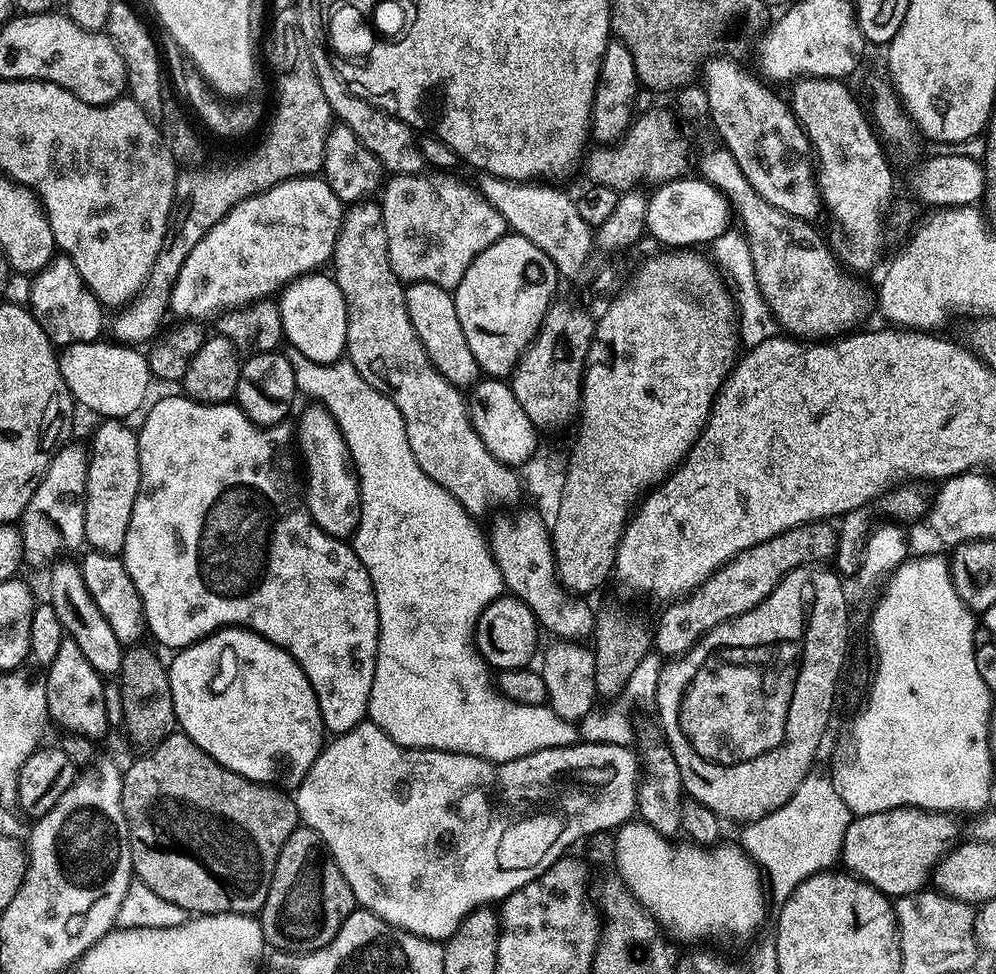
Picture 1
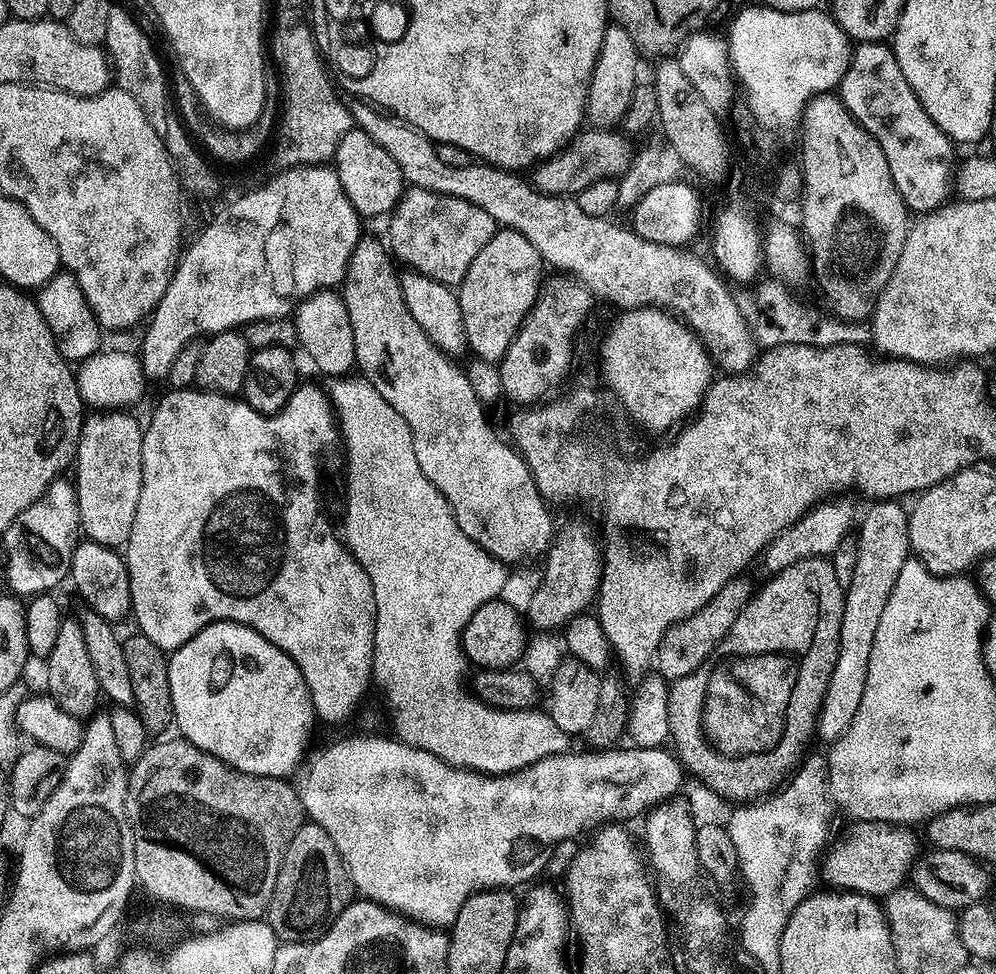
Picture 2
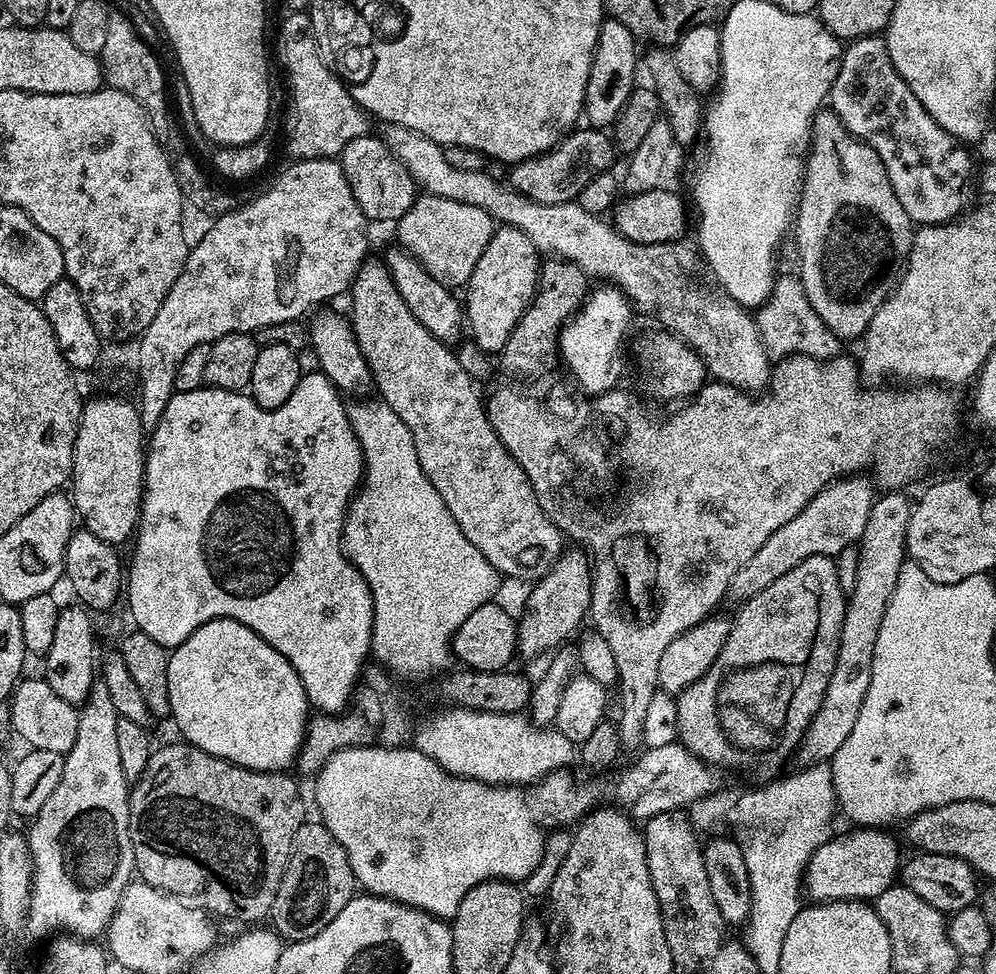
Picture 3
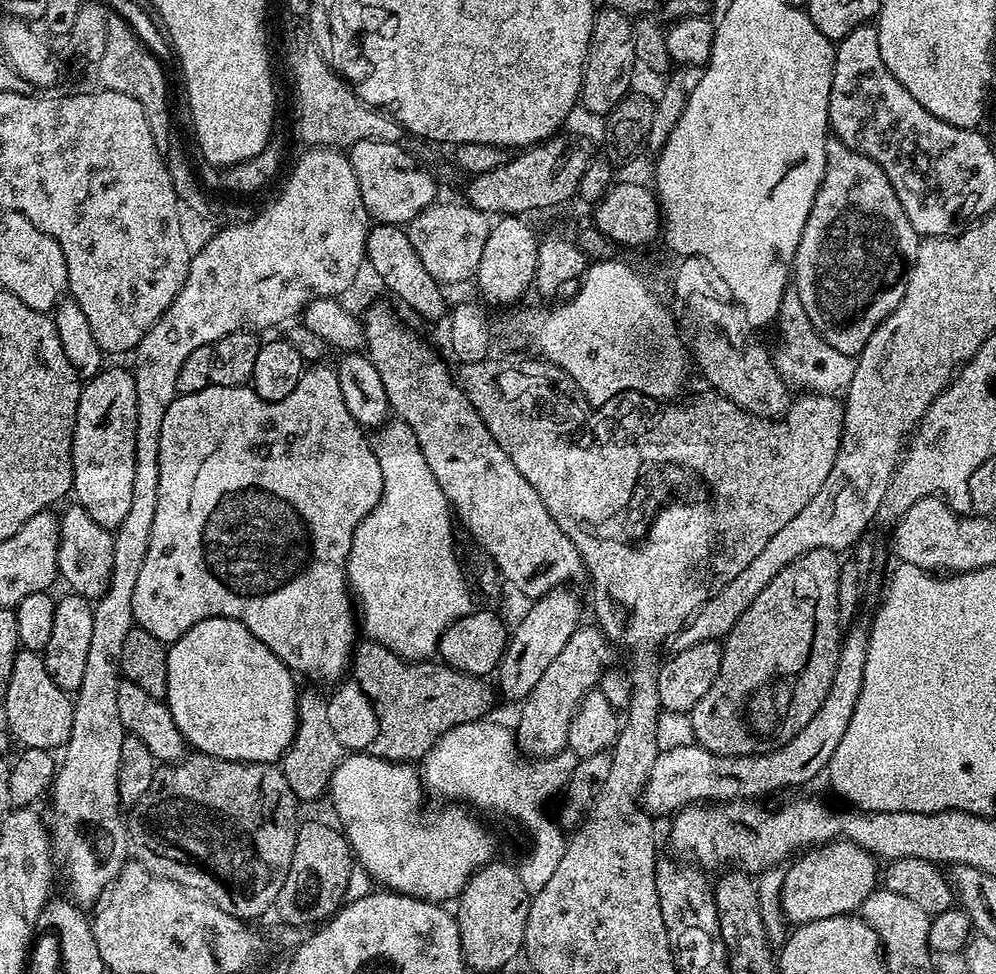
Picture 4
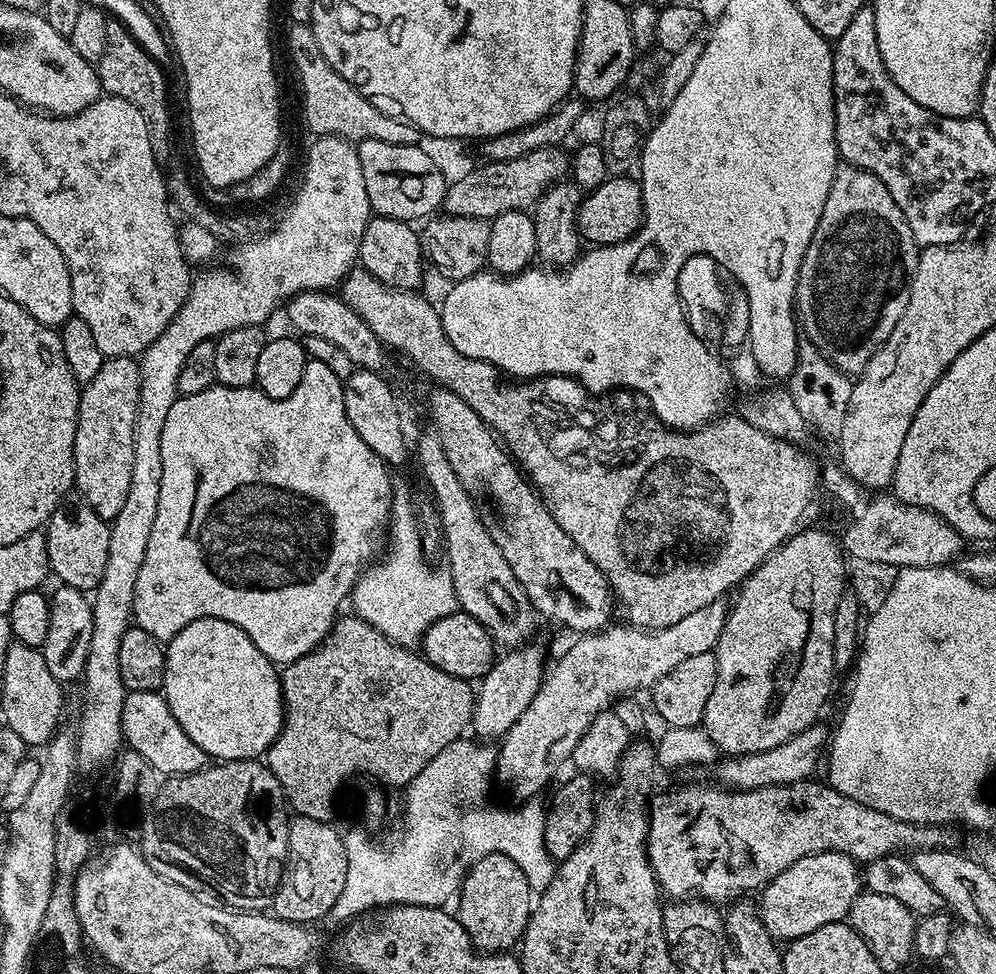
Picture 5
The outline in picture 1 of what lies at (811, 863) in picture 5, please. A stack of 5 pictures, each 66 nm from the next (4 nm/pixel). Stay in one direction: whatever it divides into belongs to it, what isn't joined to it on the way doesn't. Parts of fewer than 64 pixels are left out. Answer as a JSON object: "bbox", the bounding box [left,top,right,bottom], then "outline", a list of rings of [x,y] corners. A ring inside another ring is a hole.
{"bbox":[843,808,956,898],"outline":[[[895,808],[857,816],[846,830],[843,867],[856,879],[866,881],[889,898],[921,891],[929,883],[937,860],[953,843],[956,828],[952,820],[951,815],[928,812],[924,808]]]}

